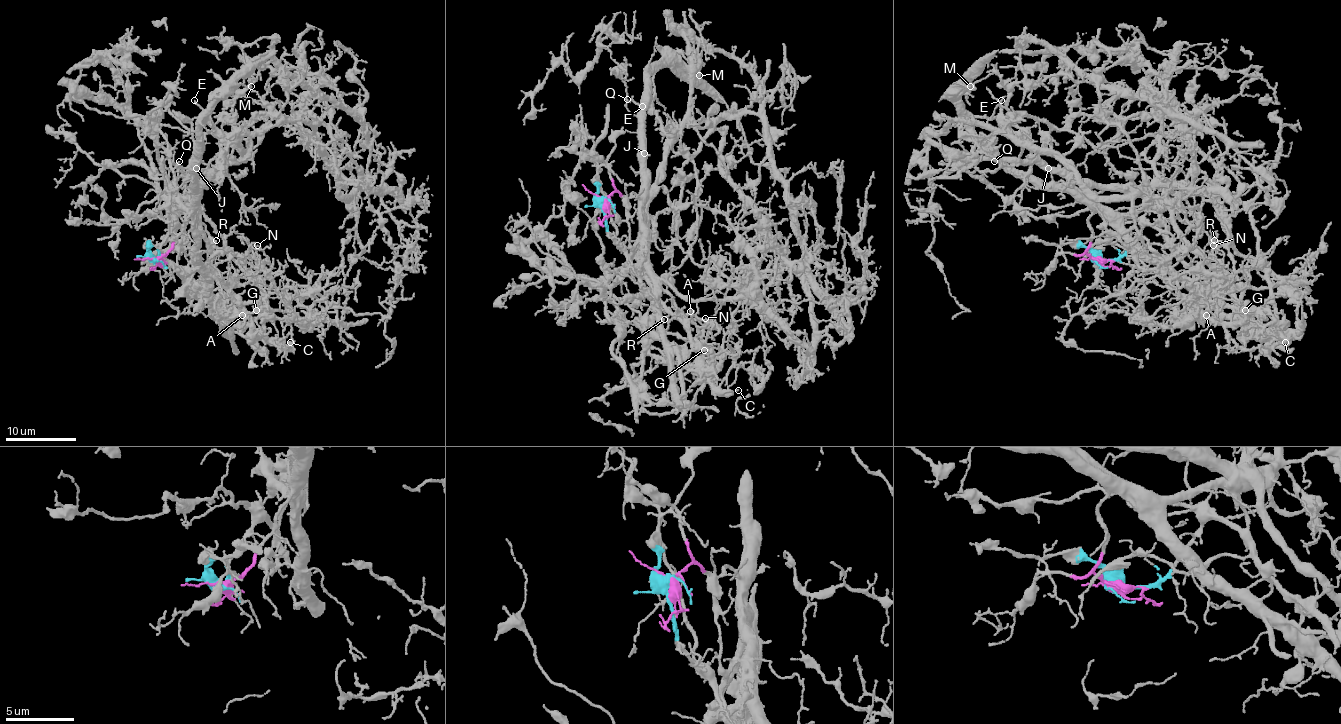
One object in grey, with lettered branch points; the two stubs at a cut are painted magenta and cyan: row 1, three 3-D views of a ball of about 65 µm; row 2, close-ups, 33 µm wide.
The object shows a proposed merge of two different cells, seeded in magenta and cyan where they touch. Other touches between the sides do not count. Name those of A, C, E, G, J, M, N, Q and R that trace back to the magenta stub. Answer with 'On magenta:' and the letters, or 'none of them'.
On magenta: E, J, M, Q

